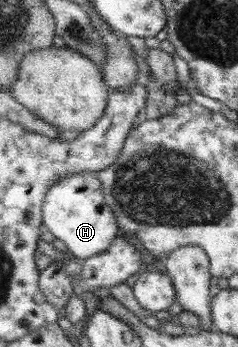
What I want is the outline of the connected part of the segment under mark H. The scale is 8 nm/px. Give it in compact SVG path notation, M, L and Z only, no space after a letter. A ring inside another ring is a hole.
M76 171L65 179L58 179L49 190L44 204L44 225L54 235L66 253L82 260L95 257L108 249L109 244L115 239L115 220L113 213L109 210L108 203L105 203L104 189L101 180L96 176L95 171Z

